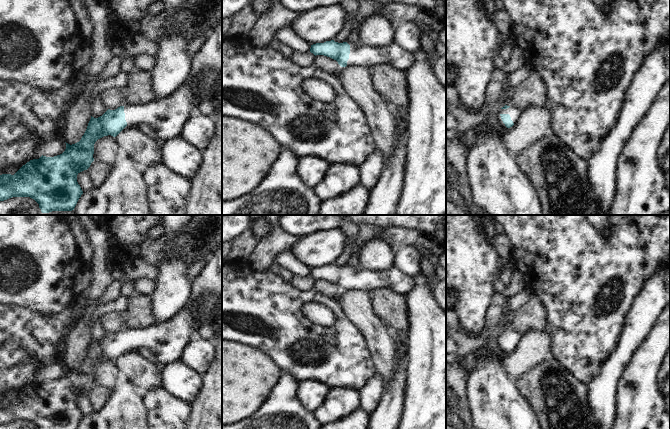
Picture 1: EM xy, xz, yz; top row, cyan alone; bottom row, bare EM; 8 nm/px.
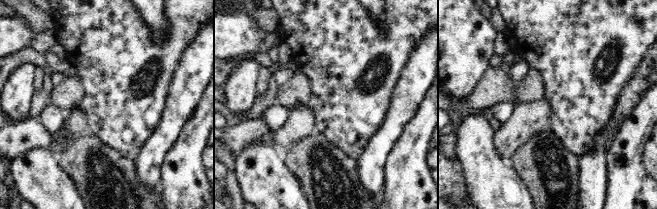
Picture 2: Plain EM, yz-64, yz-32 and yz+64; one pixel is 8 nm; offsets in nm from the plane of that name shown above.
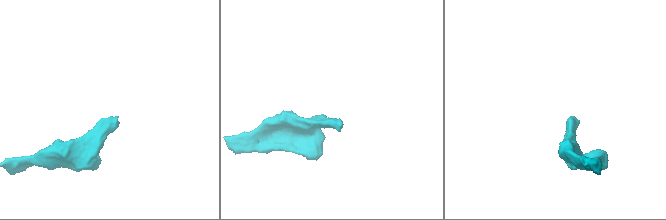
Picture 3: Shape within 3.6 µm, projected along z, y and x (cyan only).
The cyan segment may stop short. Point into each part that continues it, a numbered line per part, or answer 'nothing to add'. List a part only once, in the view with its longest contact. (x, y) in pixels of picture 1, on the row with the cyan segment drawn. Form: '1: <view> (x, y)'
1: xz (392, 54)

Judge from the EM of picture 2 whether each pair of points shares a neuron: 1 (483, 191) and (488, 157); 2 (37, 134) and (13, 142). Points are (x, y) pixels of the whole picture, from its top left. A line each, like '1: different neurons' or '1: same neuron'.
1: same neuron
2: same neuron

